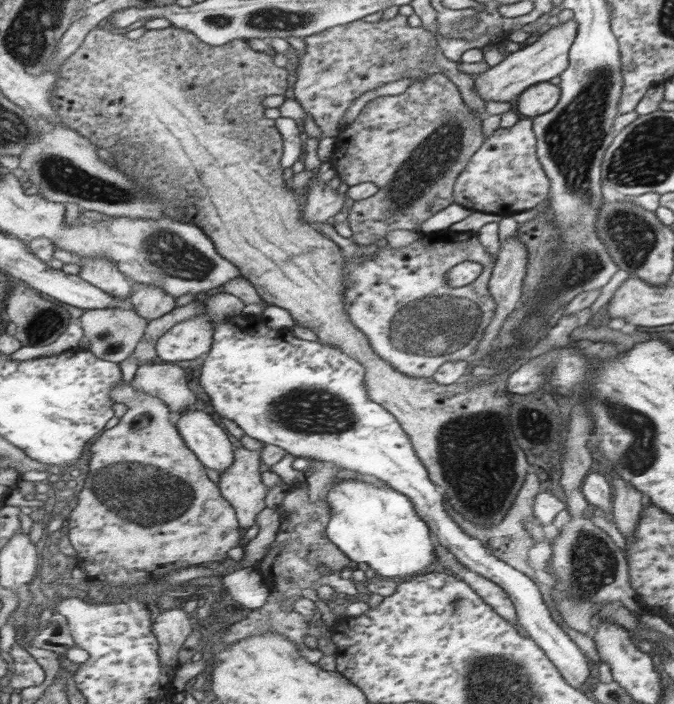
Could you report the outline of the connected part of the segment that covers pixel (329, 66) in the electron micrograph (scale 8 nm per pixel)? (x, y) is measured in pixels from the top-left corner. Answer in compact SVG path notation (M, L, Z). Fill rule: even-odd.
M398 13L394 18L384 19L378 22L370 22L368 18L359 18L354 22L348 22L340 26L323 30L322 32L307 36L305 53L300 56L297 69L297 82L295 83L295 96L303 104L309 116L321 128L324 137L338 136L338 122L344 116L344 112L352 106L356 98L360 98L365 92L372 89L384 88L385 84L403 79L402 72L409 69L422 70L430 68L434 64L434 57L430 54L431 48L437 48L436 34L423 26L412 27L408 24L407 16Z

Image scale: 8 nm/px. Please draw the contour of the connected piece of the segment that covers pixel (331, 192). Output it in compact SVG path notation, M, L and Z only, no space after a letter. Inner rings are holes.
M324 161L319 170L318 184L314 185L307 195L306 216L308 223L326 222L338 214L343 208L343 204L349 197L336 193L338 188L330 188L327 182L333 178L334 174L329 168L328 162Z

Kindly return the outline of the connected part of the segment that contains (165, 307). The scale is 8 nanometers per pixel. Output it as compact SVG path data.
M135 284L135 286L136 294L132 296L131 301L140 316L152 322L175 311L178 300L176 296L164 292L164 288L146 284Z

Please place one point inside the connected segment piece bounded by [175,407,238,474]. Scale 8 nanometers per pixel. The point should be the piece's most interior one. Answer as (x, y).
(204, 435)

